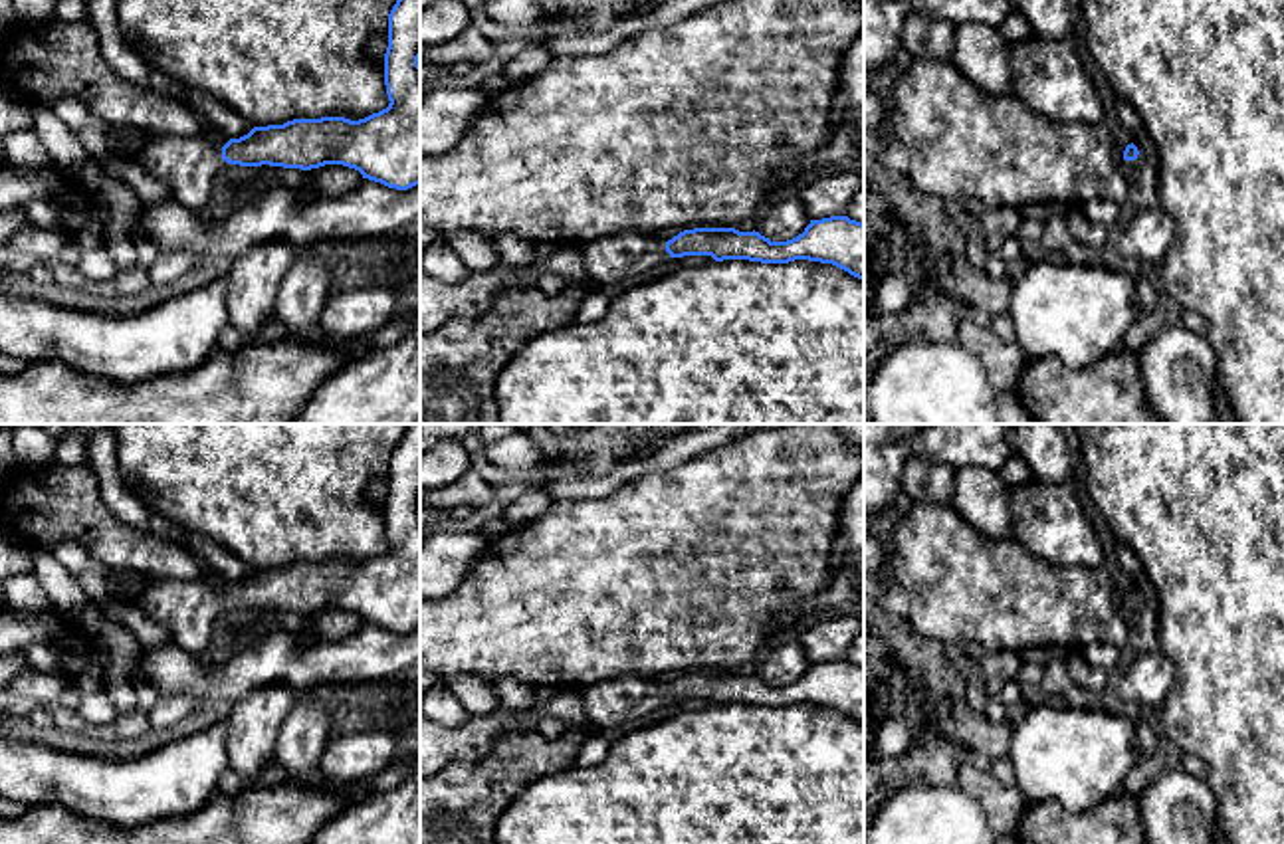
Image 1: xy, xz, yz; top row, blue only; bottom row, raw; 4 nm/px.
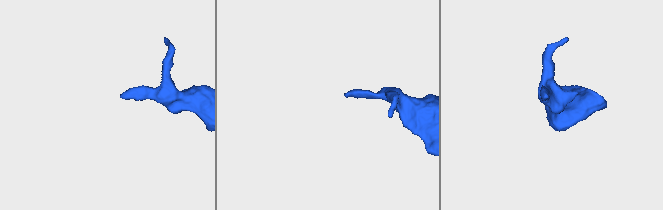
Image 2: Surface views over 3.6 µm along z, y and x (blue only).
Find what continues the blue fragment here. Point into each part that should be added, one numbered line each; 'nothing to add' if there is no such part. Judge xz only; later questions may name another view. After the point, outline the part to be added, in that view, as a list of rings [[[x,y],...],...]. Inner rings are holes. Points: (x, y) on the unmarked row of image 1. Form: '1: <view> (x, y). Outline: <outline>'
1: xz (609, 704). Outline: [[[620,678],[583,687],[585,723],[598,731],[640,719],[668,701],[666,687],[644,678]]]

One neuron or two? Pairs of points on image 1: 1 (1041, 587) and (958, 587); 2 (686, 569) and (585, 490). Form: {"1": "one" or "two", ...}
{"1": "one", "2": "two"}

